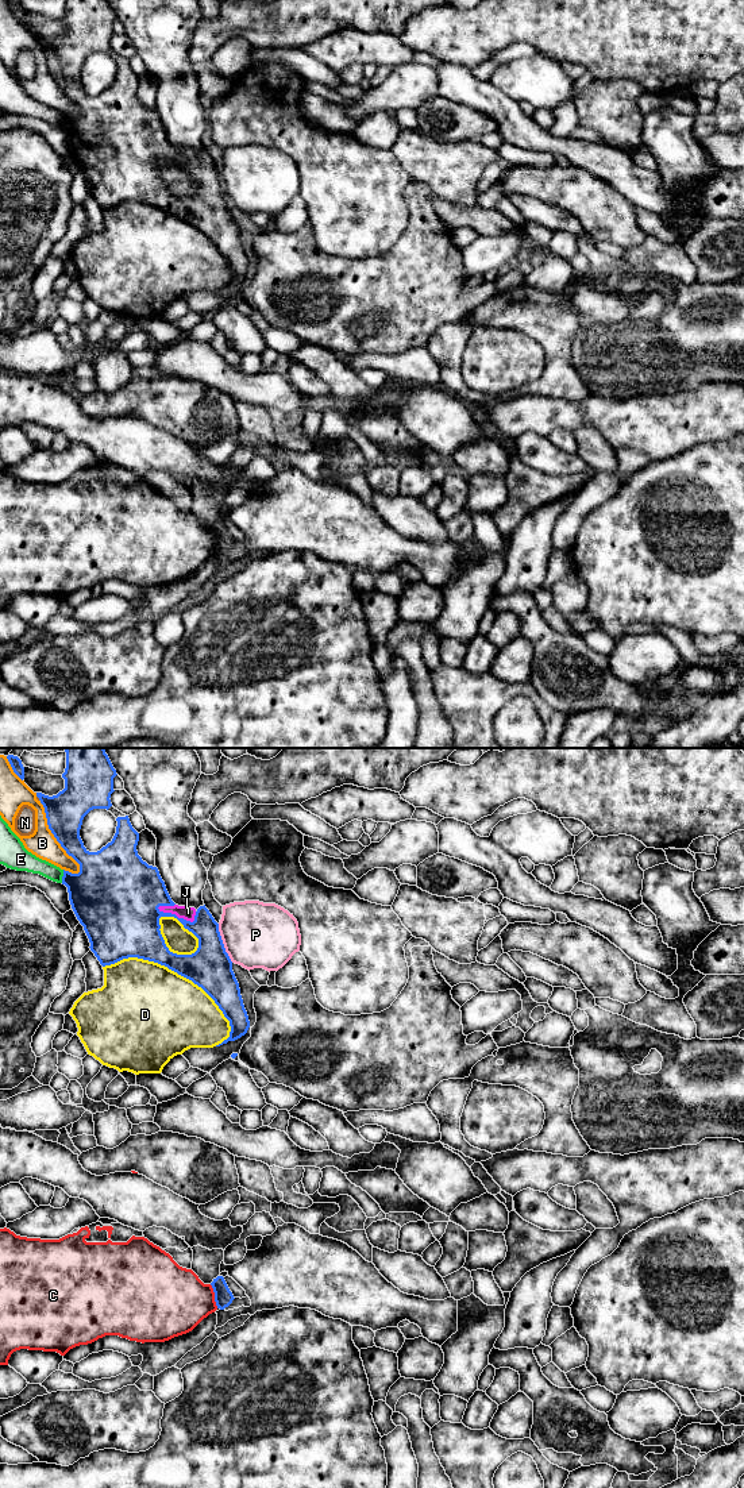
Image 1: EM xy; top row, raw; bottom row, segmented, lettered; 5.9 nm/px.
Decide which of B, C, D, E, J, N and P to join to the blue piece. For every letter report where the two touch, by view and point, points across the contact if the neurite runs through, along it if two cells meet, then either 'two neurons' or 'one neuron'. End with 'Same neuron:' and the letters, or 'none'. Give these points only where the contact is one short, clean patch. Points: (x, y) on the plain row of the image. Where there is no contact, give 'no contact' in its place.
B: meets blue in xy at (54, 80); two neurons
C: meets blue in xy at (215, 540); two neurons
D: meets blue in xy at (176, 215); two neurons
E: meets blue in xy at (62, 120); two neurons
J: meets blue in xy at (177, 161); runs through xy (135, 160), (170, 155), (177, 161), (188, 157); one neuron
N: meets blue in xy at (38, 41); border along xy (37, 39), (39, 43); two neurons
P: meets blue in xy at (222, 187); border along xy (218, 168), (224, 195), (232, 205); two neurons
Same neuron: J

